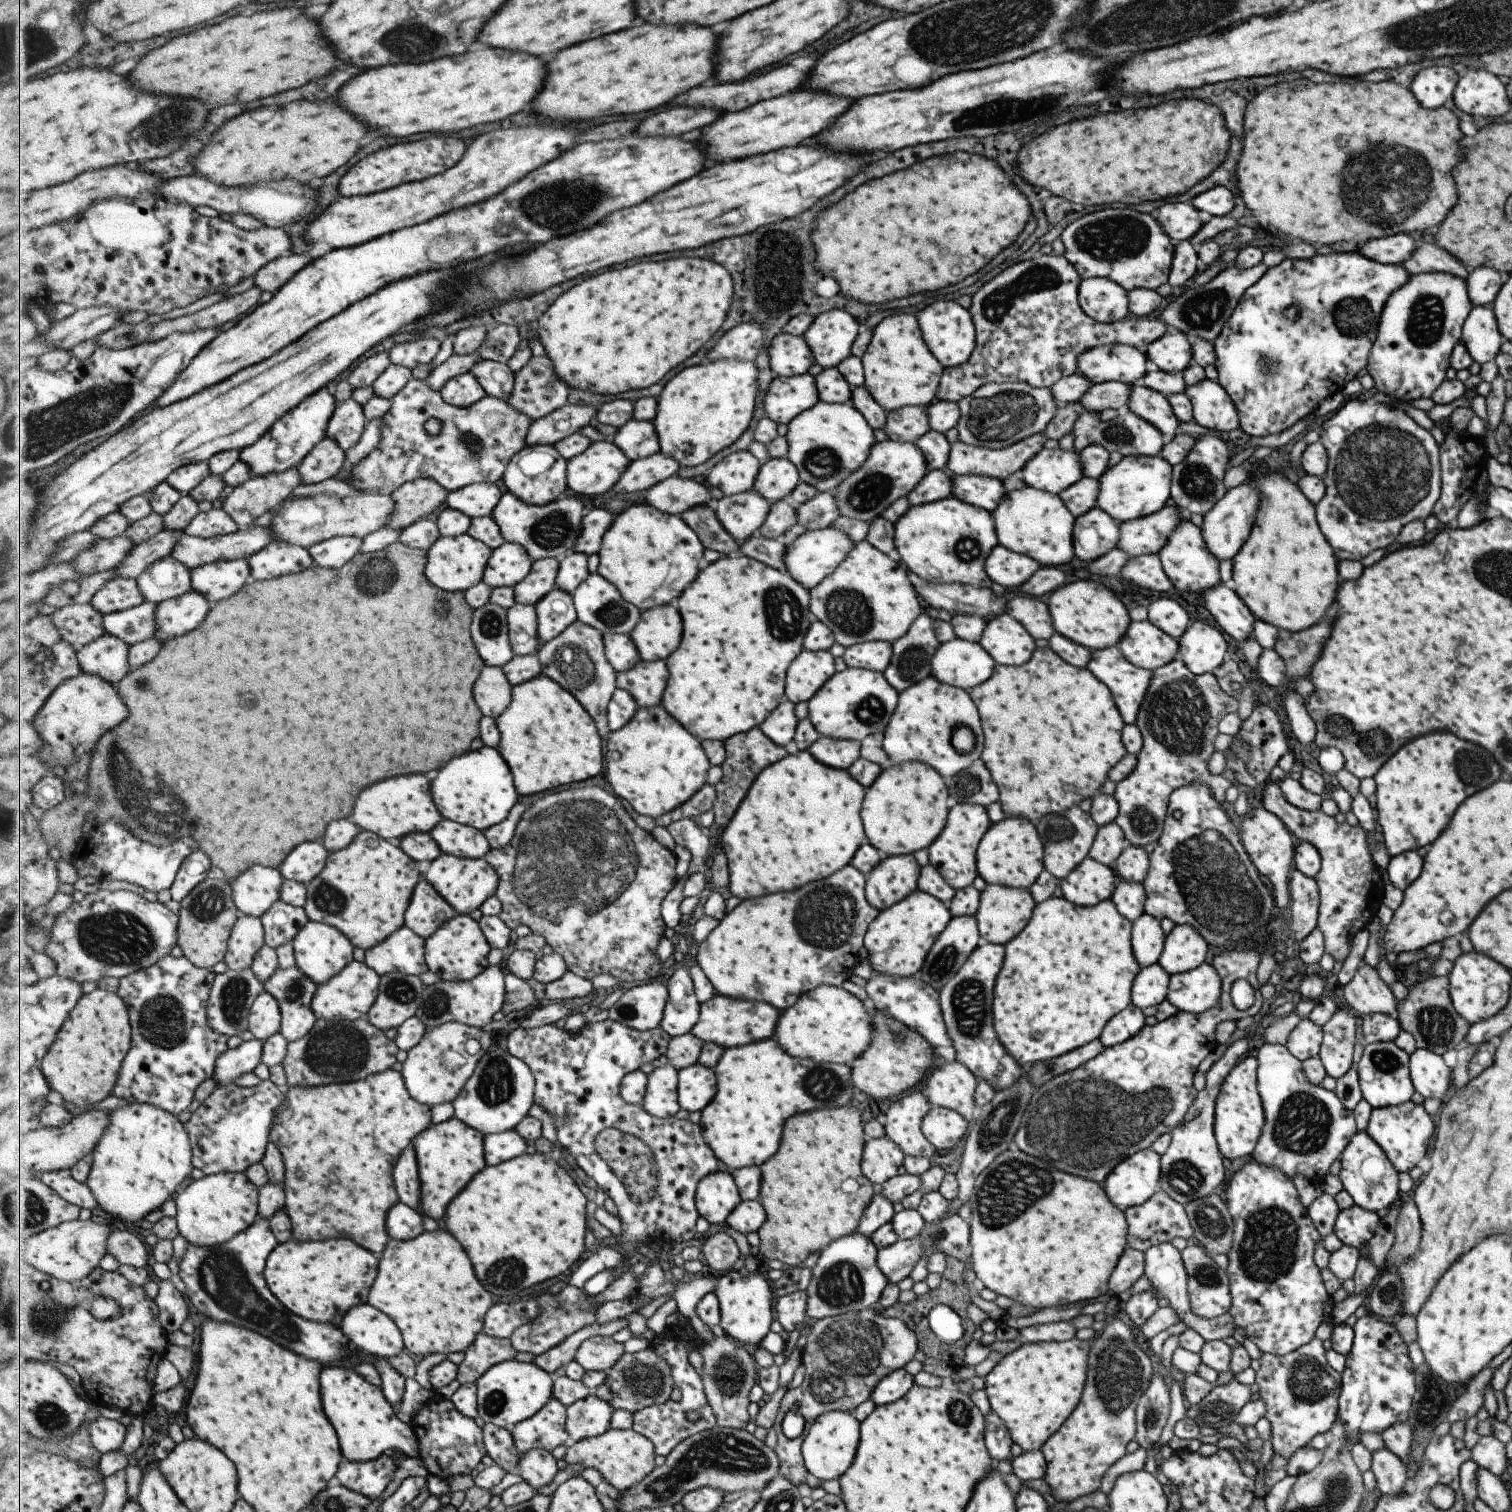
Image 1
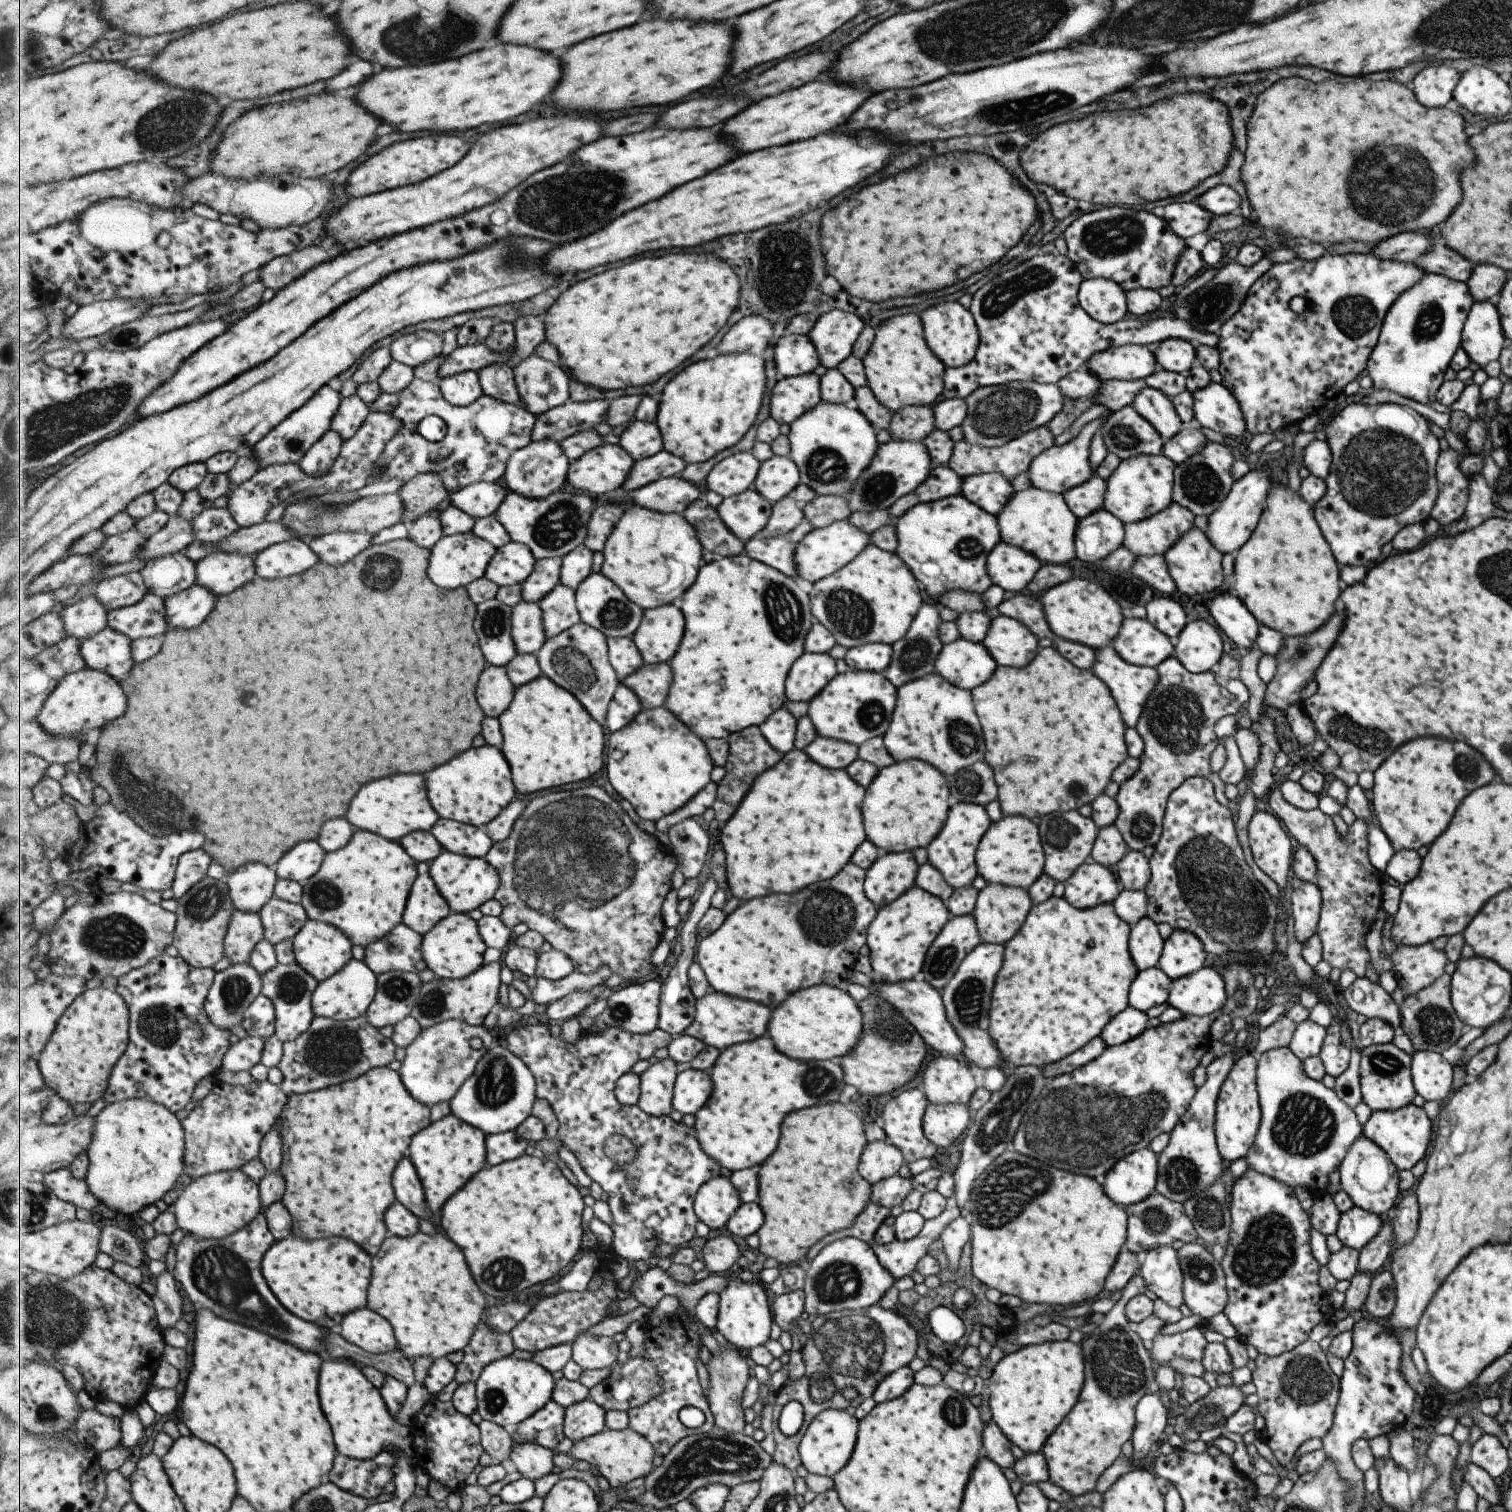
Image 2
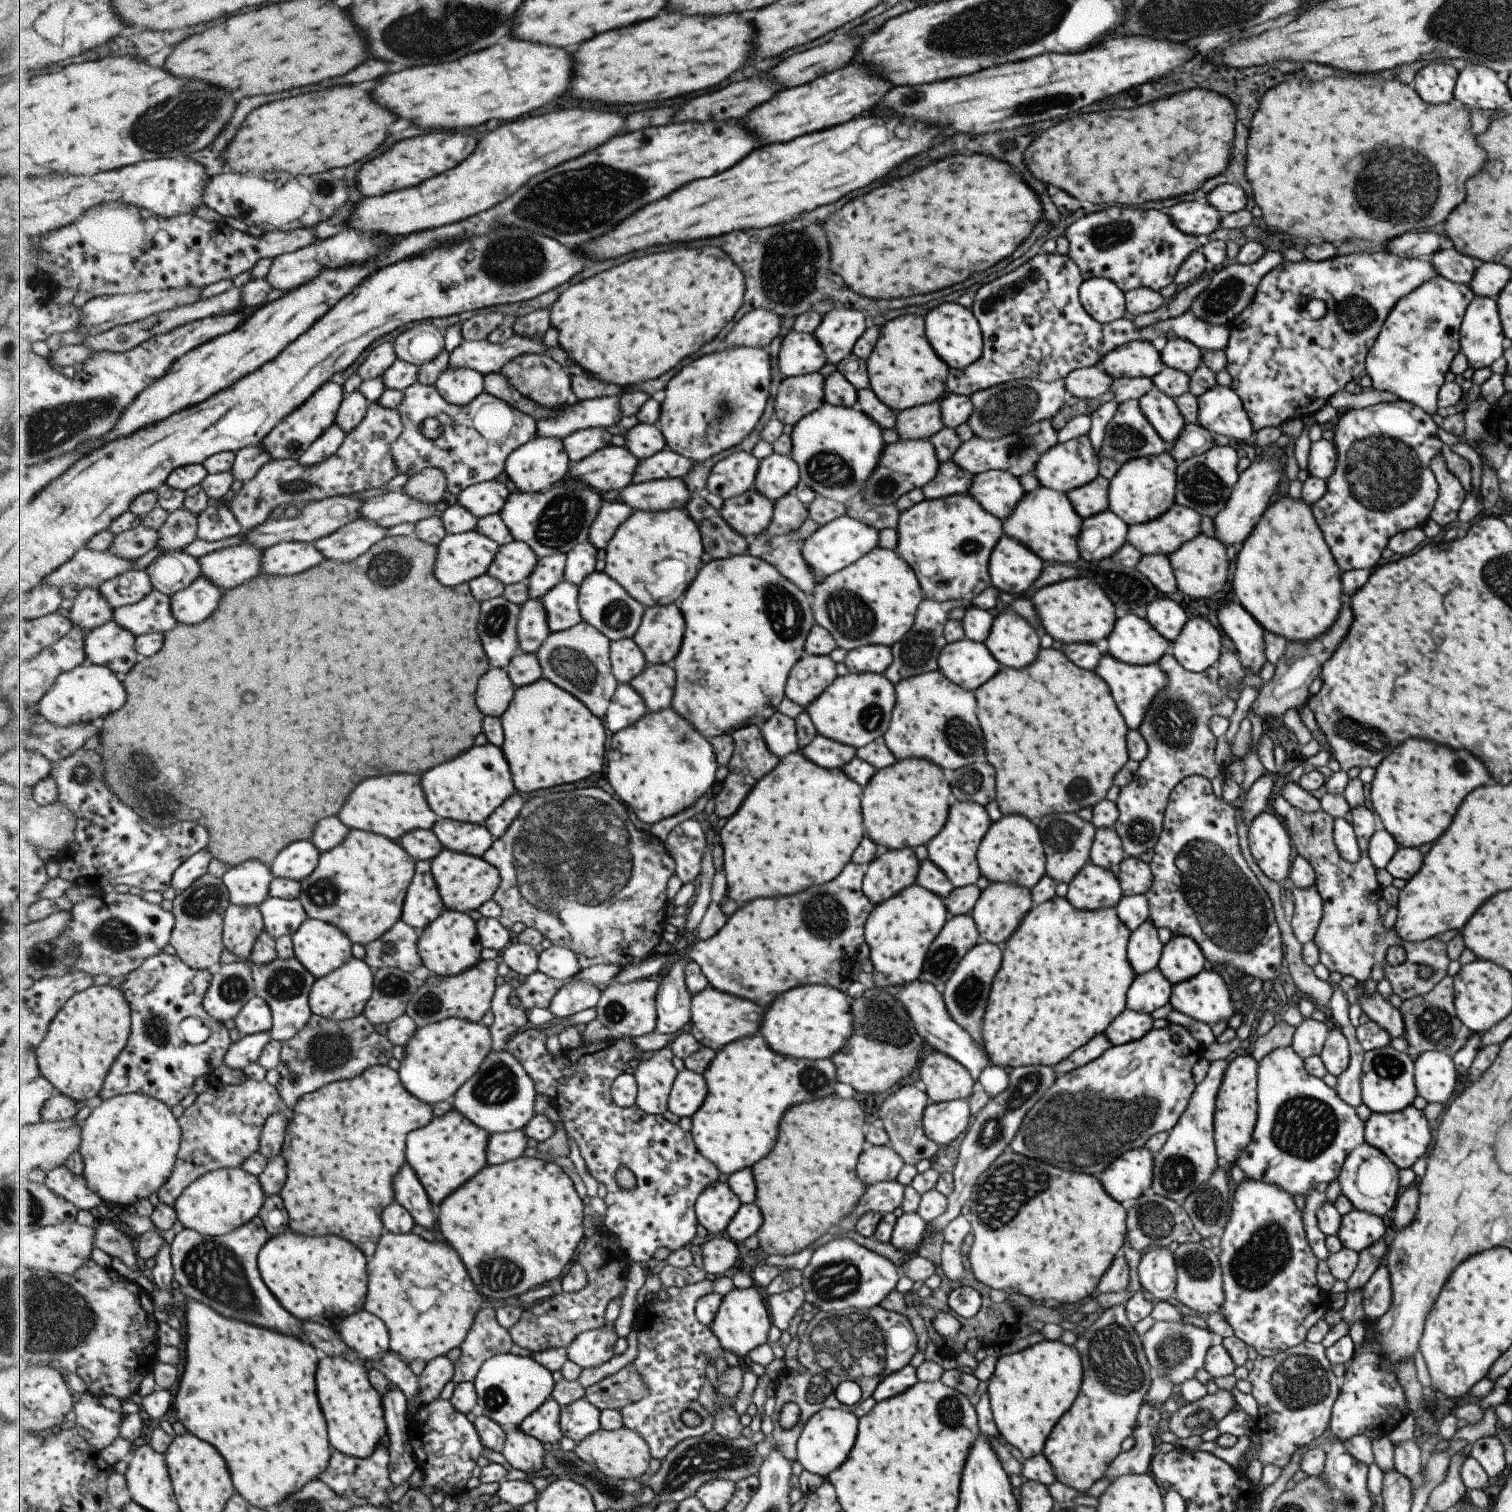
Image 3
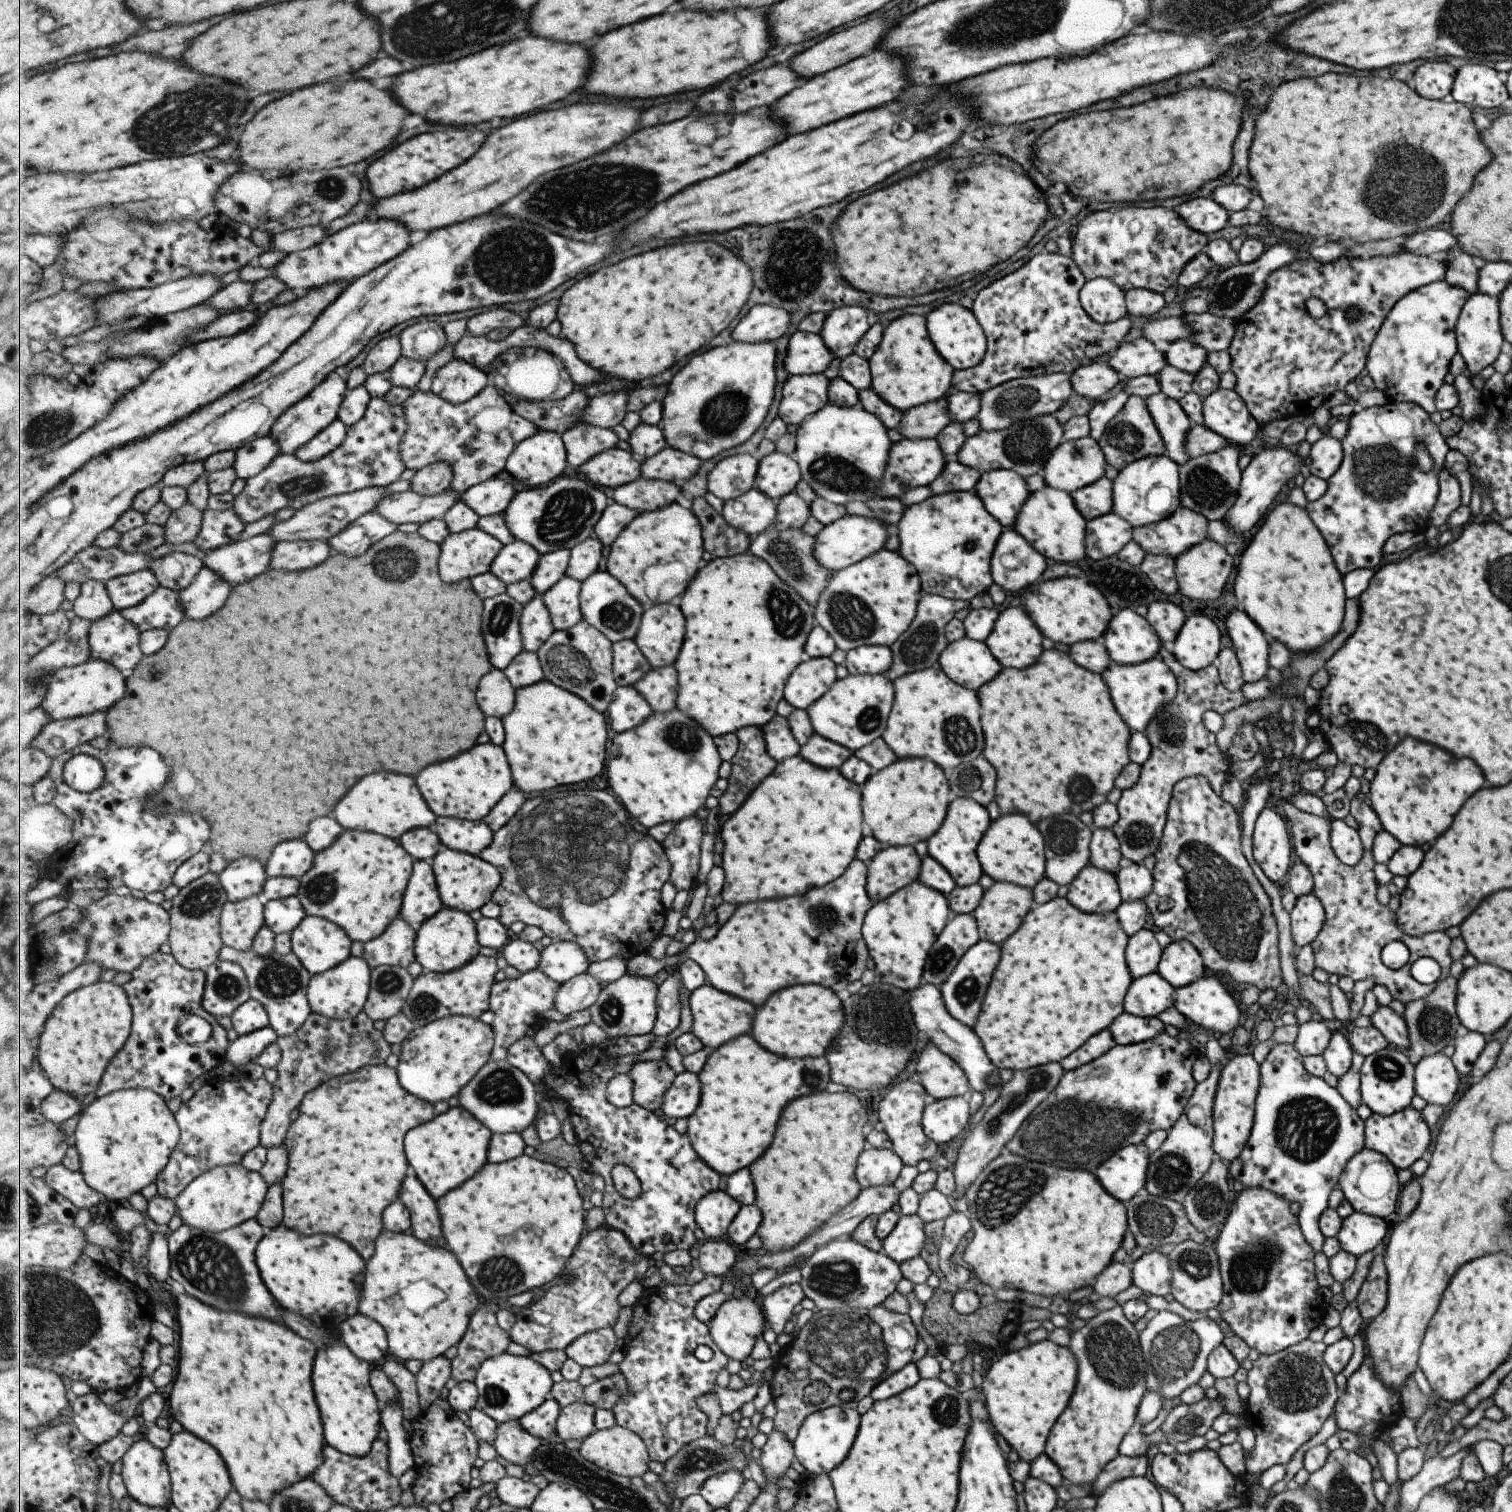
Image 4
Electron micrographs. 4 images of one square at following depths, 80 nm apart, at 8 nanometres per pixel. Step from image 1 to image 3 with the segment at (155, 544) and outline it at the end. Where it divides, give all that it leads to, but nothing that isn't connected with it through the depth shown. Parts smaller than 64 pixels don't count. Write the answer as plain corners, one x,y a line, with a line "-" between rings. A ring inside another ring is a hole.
184,508
170,513
167,522
158,530
158,546
162,552
182,551
198,538
198,515
186,511

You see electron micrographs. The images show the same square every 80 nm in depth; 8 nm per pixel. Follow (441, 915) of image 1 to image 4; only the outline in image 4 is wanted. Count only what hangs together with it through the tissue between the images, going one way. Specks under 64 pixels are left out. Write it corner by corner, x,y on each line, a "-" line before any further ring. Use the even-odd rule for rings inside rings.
416,861
400,917
419,929
426,920
432,919
444,907
433,865

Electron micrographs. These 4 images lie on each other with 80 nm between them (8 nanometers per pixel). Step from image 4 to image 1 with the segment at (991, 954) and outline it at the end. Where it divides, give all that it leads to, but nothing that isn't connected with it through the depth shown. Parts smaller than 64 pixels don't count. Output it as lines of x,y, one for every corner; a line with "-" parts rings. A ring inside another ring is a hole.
981,942
938,991
946,1035
955,1050
954,1060
965,1066
975,1078
989,1083
995,1092
1009,1088
1024,1069
1005,1052
992,1027
992,992
1003,959
1003,945

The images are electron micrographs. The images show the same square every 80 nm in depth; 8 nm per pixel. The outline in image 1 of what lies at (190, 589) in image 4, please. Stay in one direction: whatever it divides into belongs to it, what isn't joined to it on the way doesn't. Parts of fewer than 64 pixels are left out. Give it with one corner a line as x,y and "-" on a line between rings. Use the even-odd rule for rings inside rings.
189,591
183,596
169,599
156,607
157,630
155,638
167,641
193,632
201,626
213,604
200,592

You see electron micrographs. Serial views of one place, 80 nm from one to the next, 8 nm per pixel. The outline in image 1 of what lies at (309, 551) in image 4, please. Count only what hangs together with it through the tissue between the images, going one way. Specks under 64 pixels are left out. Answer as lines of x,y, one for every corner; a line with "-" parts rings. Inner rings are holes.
271,541
263,550
248,558
252,567
252,580
279,578
295,574
314,565
309,549
279,541

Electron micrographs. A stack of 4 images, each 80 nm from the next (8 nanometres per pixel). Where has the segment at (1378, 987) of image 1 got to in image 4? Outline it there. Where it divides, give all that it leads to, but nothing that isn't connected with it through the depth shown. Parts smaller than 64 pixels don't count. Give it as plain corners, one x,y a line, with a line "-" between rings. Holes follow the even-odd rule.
1377,1005
1370,1015
1370,1021
1389,1044
1405,1052
1408,1047
1408,1032
1402,1015
1398,1015
1387,1005

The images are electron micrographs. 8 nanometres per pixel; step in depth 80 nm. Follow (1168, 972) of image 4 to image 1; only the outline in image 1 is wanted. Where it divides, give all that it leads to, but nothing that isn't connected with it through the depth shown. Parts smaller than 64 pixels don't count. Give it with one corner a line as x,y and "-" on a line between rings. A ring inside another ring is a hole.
1188,924
1173,925
1164,936
1158,963
1168,975
1184,973
1205,962
1209,948
1196,928

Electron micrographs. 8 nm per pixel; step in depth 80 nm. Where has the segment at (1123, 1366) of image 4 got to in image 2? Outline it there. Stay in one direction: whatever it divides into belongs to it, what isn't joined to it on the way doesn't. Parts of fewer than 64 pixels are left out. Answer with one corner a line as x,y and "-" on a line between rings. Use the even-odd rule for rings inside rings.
1139,1274
1131,1276
1129,1282
1122,1288
1118,1301
1109,1312
1103,1314
1101,1324
1080,1342
1084,1366
1082,1389
1073,1408
1063,1417
1041,1447
1040,1451
1048,1470
1048,1480
1069,1493
1073,1499
1093,1493
1099,1475
1115,1458
1121,1456
1121,1444
1131,1438
1134,1429
1135,1404
1141,1396
1154,1389
1155,1376
1151,1369
1151,1358
1143,1347
1143,1341
1136,1332
1133,1332
1132,1324
1124,1313
1125,1303
1133,1296
1144,1294
1145,1285

